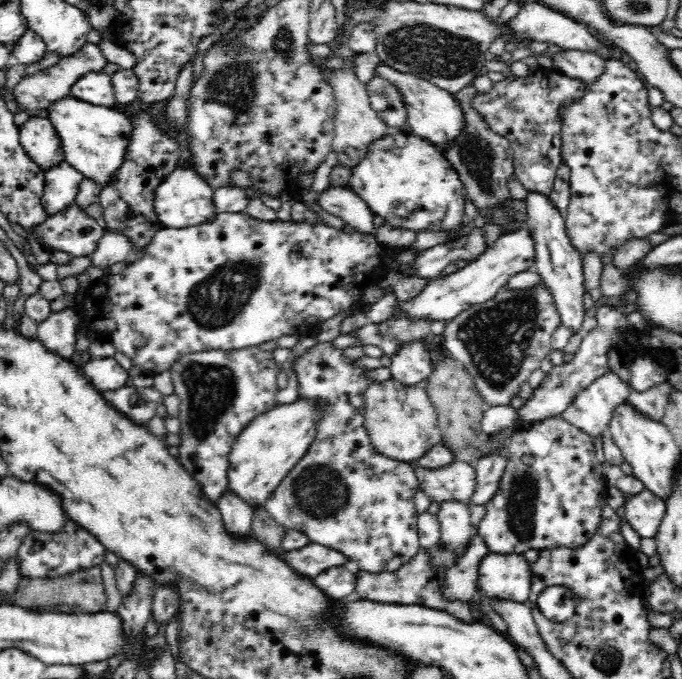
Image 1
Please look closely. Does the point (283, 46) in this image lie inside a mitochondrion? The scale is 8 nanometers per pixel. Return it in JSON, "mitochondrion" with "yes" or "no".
{"mitochondrion":"yes"}

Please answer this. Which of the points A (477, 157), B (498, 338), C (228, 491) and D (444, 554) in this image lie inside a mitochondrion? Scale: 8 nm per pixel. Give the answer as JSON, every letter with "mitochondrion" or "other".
{"A":"mitochondrion","B":"mitochondrion","C":"other","D":"mitochondrion"}

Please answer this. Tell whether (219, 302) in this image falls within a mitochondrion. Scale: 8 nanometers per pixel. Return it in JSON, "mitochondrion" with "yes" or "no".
{"mitochondrion":"yes"}

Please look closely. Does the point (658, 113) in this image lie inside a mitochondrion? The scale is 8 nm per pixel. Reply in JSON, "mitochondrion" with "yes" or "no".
{"mitochondrion":"no"}

